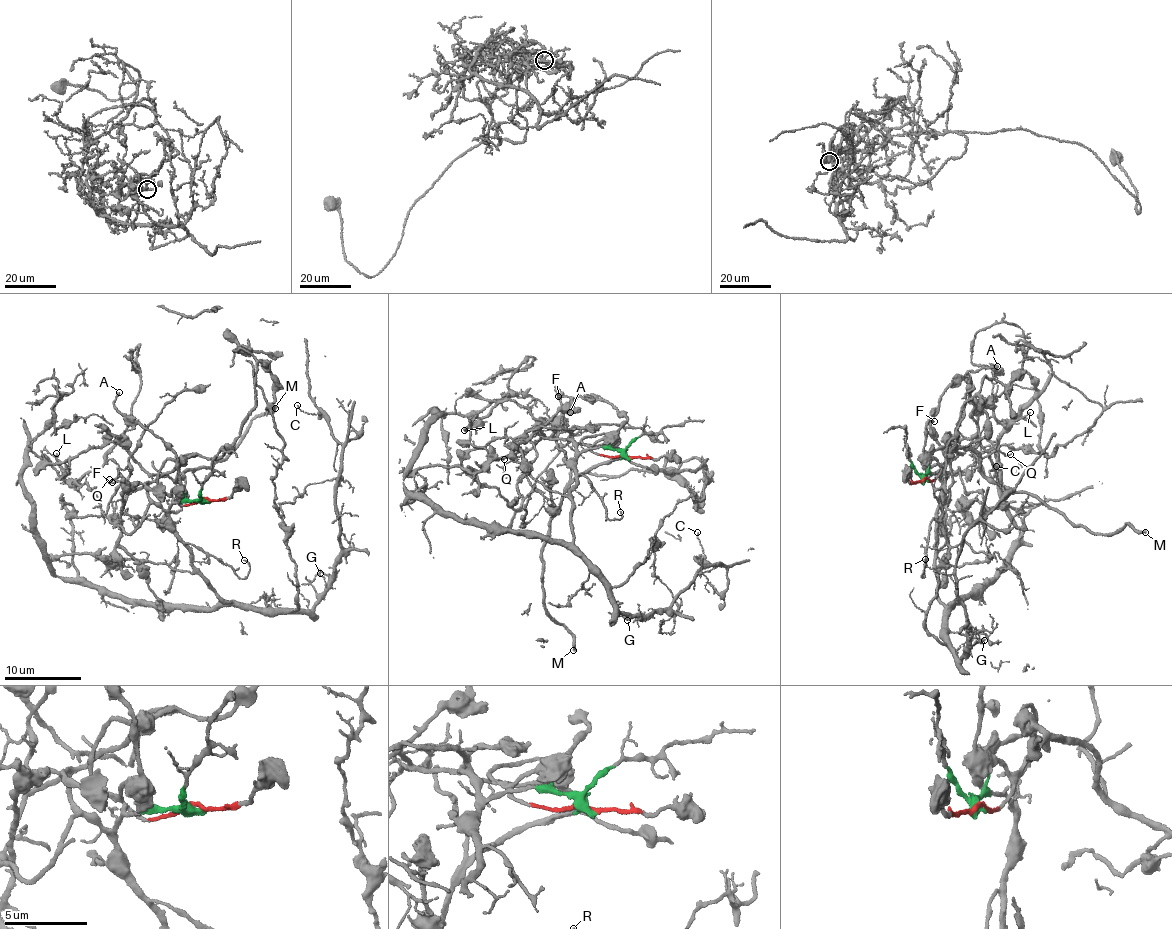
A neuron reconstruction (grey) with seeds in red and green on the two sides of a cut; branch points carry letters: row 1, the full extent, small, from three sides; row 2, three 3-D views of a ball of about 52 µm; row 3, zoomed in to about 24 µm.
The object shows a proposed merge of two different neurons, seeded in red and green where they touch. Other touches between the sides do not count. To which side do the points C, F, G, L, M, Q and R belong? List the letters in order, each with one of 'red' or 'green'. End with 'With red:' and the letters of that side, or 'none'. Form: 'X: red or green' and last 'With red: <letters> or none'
C: green
F: red
G: green
L: red
M: red
Q: red
R: green
With red: F, L, M, Q

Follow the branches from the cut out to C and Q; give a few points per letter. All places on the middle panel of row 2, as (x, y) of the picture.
C: (626, 457), (578, 454), (567, 492), (575, 546), (617, 609), (646, 616), (723, 564), (704, 560), (698, 532)
Q: (626, 457), (590, 451), (581, 440), (604, 433), (610, 441), (593, 445), (541, 437), (521, 457), (503, 459)

